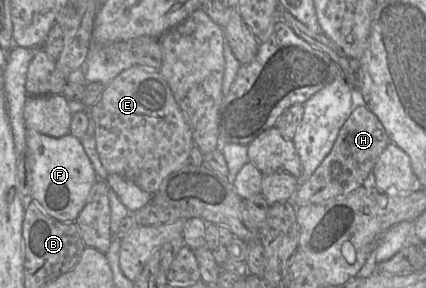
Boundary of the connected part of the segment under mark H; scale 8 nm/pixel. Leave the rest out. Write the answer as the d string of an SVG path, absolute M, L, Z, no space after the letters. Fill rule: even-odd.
M356 104L340 128L330 153L310 178L298 186L291 201L296 207L323 204L368 184L377 159L390 142L376 115L365 104Z

